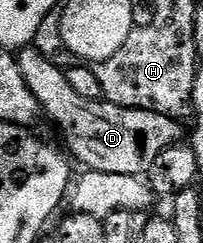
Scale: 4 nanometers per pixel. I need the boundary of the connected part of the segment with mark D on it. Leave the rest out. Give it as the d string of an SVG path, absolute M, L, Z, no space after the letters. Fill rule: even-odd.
M34 48L23 49L26 51L17 55L20 72L24 76L28 88L32 88L32 96L36 96L36 100L40 100L43 115L47 119L51 118L62 129L62 134L66 137L67 147L65 146L65 149L69 151L77 165L79 162L82 168L96 172L142 176L150 169L152 160L156 160L156 156L160 156L160 152L164 148L179 145L181 138L178 137L182 134L181 128L178 127L181 126L179 119L169 118L151 110L129 110L105 100L84 100L84 96L79 96L73 90L72 84L68 84L66 70L63 67L60 68L56 63L49 62L40 51L30 49Z

